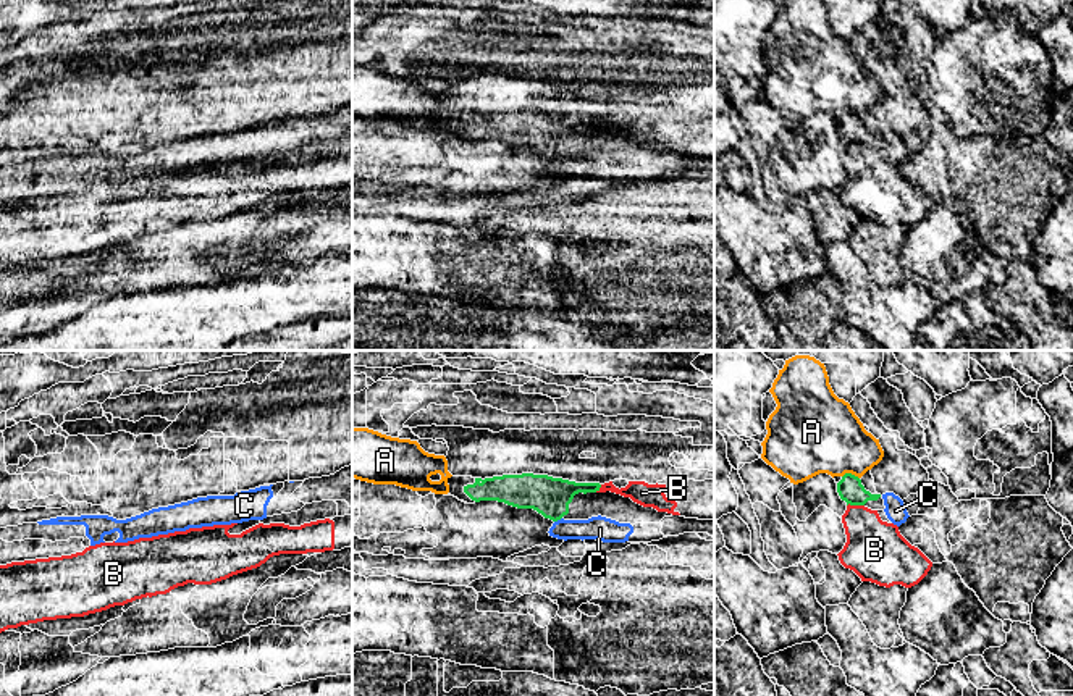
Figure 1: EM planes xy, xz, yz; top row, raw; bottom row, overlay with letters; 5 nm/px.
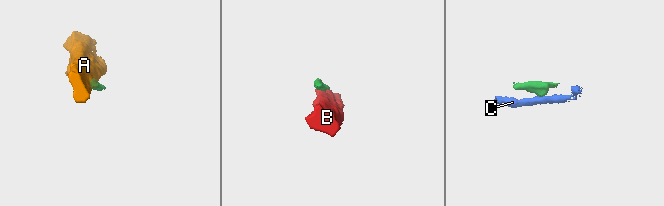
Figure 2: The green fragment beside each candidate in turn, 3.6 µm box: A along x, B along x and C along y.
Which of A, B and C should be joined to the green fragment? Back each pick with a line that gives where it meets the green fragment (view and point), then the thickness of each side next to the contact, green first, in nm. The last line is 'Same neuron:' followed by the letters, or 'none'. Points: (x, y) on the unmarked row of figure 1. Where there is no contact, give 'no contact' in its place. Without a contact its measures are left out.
C: xz (558, 157) | 190/120 nm
Same neuron: C

